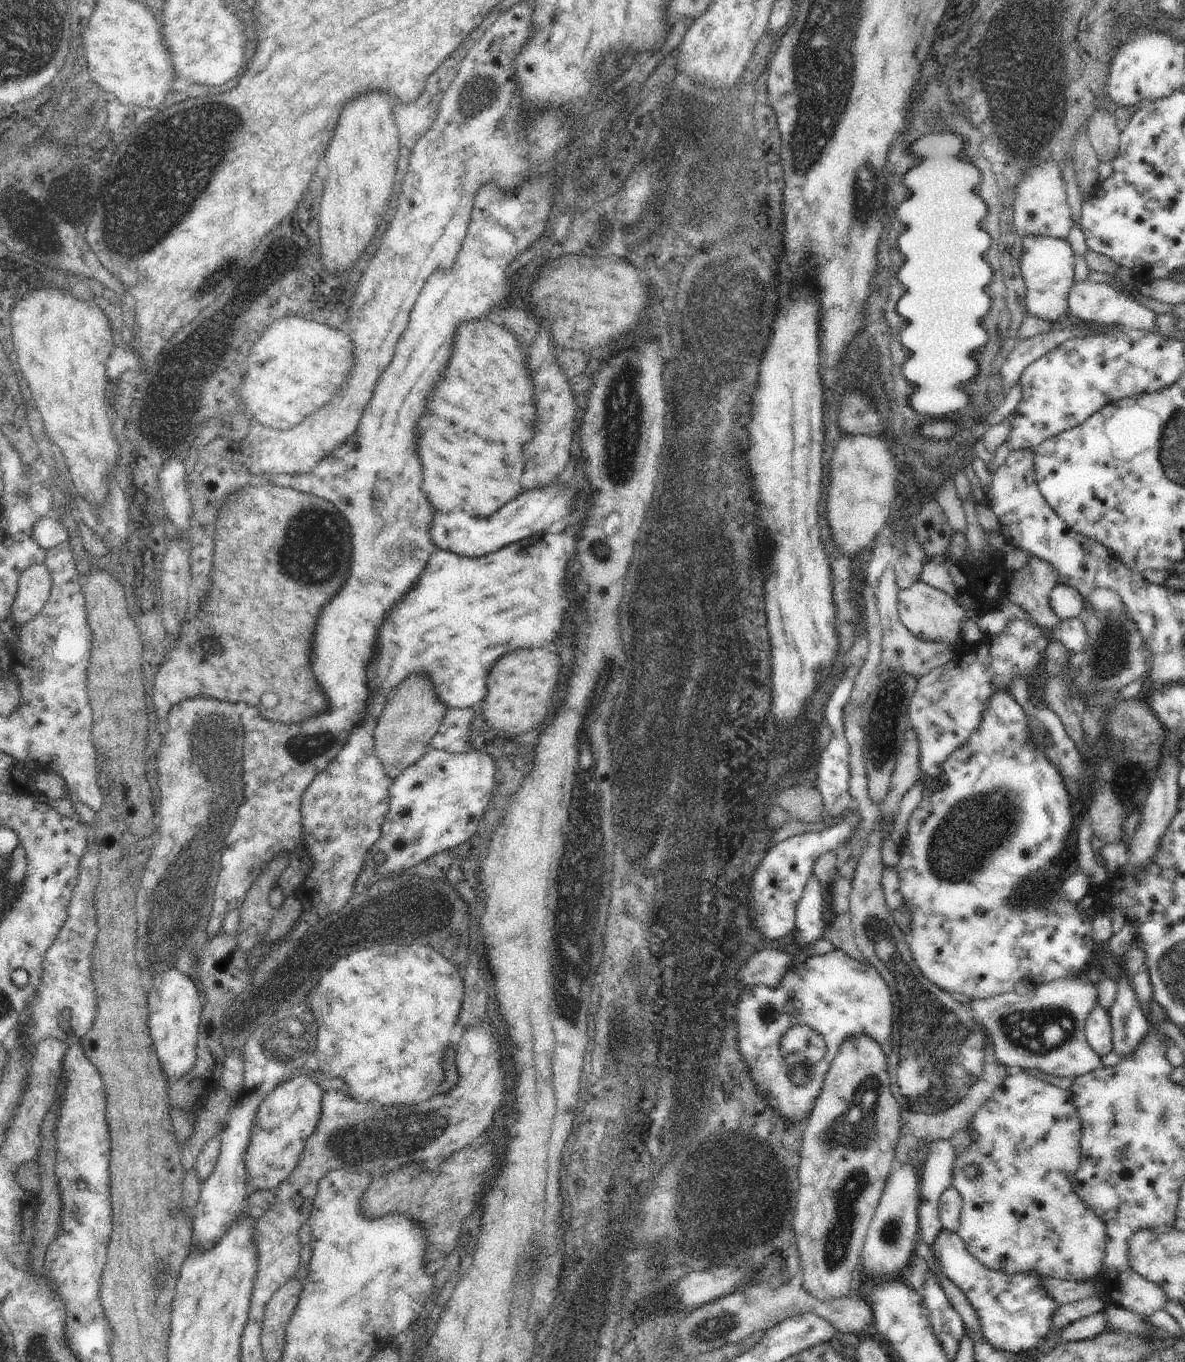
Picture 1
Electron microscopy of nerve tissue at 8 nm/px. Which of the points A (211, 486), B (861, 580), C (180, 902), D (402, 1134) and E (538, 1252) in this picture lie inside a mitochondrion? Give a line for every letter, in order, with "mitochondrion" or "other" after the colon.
A: other
B: other
C: mitochondrion
D: mitochondrion
E: mitochondrion

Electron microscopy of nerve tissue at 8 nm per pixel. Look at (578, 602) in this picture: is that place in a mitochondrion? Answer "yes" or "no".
no

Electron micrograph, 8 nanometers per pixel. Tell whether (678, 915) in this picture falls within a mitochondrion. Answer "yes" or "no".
yes

